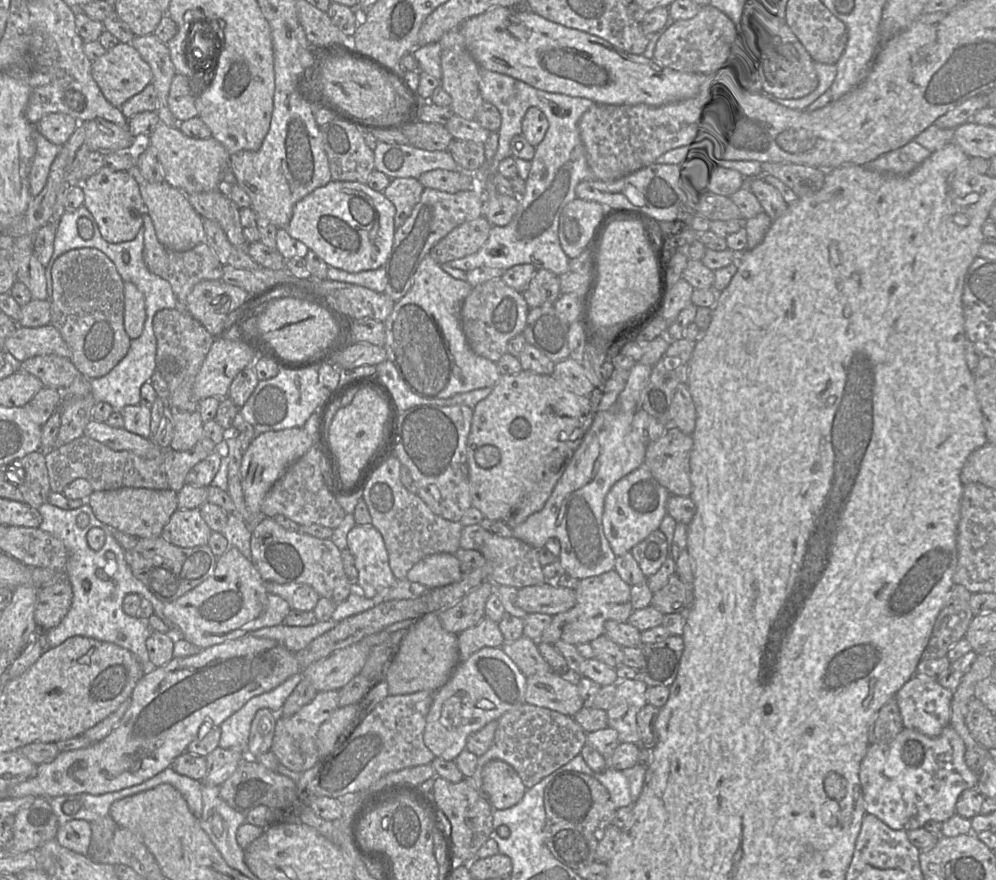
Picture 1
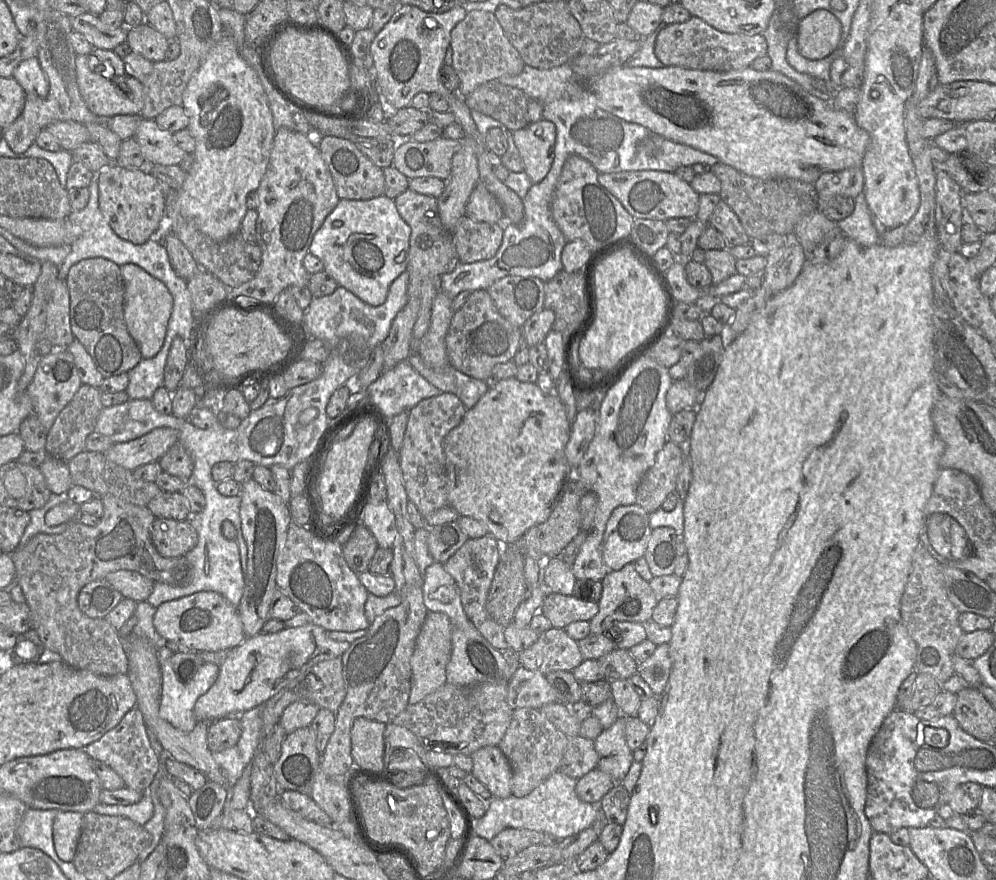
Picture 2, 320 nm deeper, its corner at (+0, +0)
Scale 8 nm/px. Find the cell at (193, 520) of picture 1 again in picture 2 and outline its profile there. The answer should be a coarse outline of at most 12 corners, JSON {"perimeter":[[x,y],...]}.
{"perimeter":[[156,518],[152,541],[165,558],[198,543],[190,519]]}

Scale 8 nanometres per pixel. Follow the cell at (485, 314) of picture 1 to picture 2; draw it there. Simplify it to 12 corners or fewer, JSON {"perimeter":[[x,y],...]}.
{"perimeter":[[487,290],[471,292],[445,336],[449,363],[485,381],[513,360],[522,329]]}

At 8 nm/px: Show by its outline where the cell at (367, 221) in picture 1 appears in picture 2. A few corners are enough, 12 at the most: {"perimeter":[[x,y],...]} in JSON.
{"perimeter":[[382,194],[340,199],[309,252],[382,305],[406,270],[410,226]]}

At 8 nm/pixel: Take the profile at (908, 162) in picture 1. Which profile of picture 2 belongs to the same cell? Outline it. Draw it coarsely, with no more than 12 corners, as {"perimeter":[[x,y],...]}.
{"perimeter":[[864,193],[851,215],[837,222],[861,246],[880,243]]}

